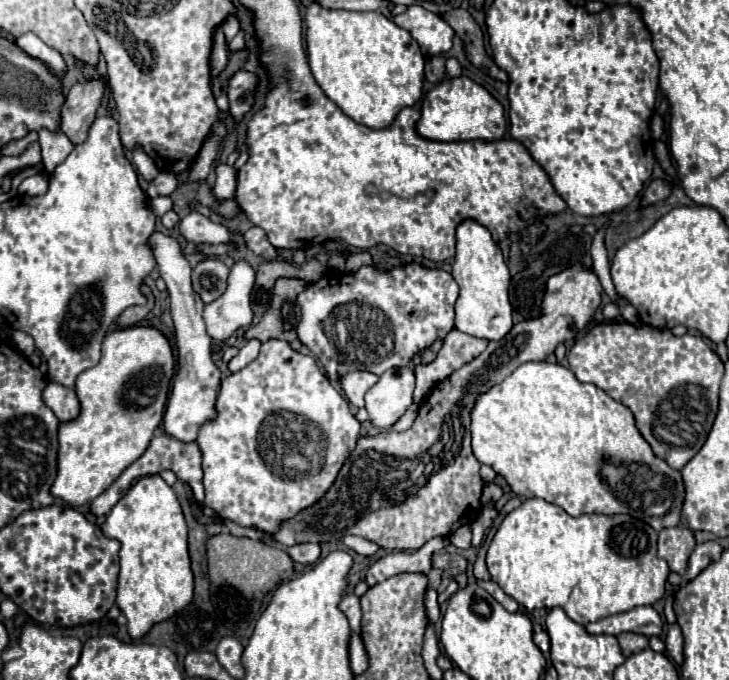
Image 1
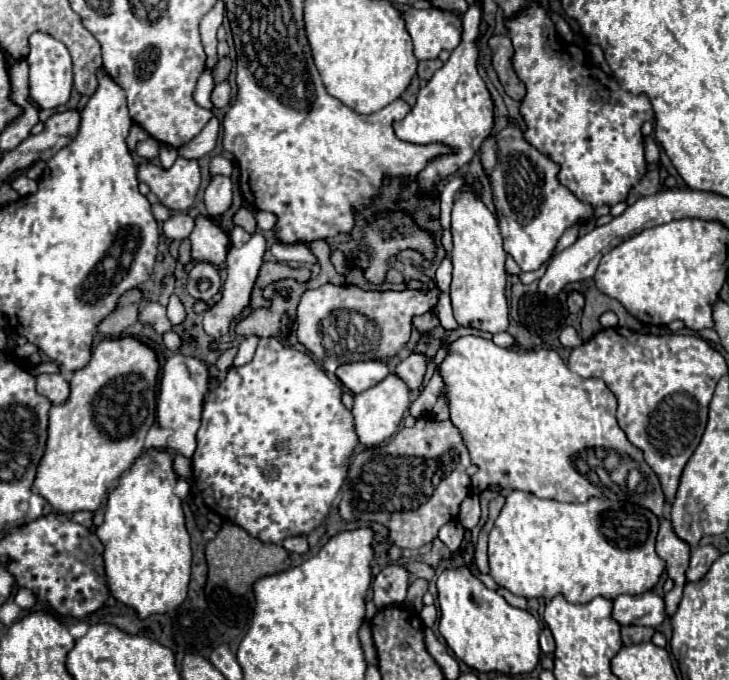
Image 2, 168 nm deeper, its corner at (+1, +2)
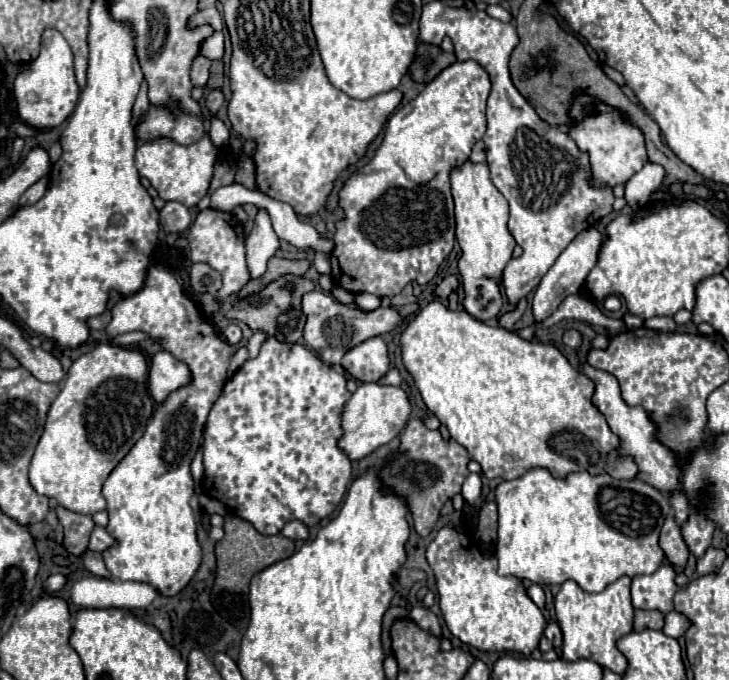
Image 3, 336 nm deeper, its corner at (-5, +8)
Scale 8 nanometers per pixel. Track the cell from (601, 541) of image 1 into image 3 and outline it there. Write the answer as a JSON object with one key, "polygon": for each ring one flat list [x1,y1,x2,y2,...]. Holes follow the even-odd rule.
{"polygon":[[533,468,517,480,497,486,499,530,495,554,501,576,515,576,531,580,533,584,563,584,575,580,585,592,601,592,621,576,635,578,639,574,653,574,665,560,659,548,659,530,669,514,669,498,641,480,613,480,611,476,569,474,567,480,553,478,543,468]]}

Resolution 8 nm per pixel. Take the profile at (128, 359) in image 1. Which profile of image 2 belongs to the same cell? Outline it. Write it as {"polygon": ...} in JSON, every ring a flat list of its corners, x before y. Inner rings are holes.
{"polygon":[[135,338,101,340,85,368,71,374,69,398,63,404,53,404,49,410,49,430,45,452,37,466,33,492,43,496,57,512,73,514,79,510,95,512,101,508,115,480,131,468,143,450,145,434,155,424,157,410,157,372,159,362,155,352]]}

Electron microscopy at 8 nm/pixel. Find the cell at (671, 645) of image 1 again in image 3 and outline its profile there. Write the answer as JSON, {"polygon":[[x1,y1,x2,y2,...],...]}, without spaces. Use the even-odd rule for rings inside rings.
{"polygon":[[667,516,663,528,661,528,661,538,659,538,659,544,667,556,667,560,673,564,673,566,679,566,679,568,685,568,687,560,689,560,689,548,681,536,681,528,679,524,675,522,673,516]]}

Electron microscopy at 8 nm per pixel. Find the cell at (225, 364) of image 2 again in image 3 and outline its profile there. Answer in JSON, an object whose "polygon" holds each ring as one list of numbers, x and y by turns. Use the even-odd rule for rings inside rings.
{"polygon":[[241,346,241,348,237,348,237,350,235,350,235,354,231,356,231,362,229,362,229,370,227,370,227,374,229,374,229,376,233,376,233,374,237,372,237,368,239,368,245,360,247,360,247,348,245,348,245,346]]}

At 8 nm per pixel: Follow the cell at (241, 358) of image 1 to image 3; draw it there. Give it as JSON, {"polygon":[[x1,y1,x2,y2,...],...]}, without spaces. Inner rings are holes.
{"polygon":[[255,332,255,334,249,338,249,342,247,342,249,358,255,358,255,356,259,354,259,348,261,348,261,344,265,342,265,338,267,338,267,334,265,334,265,332]]}

